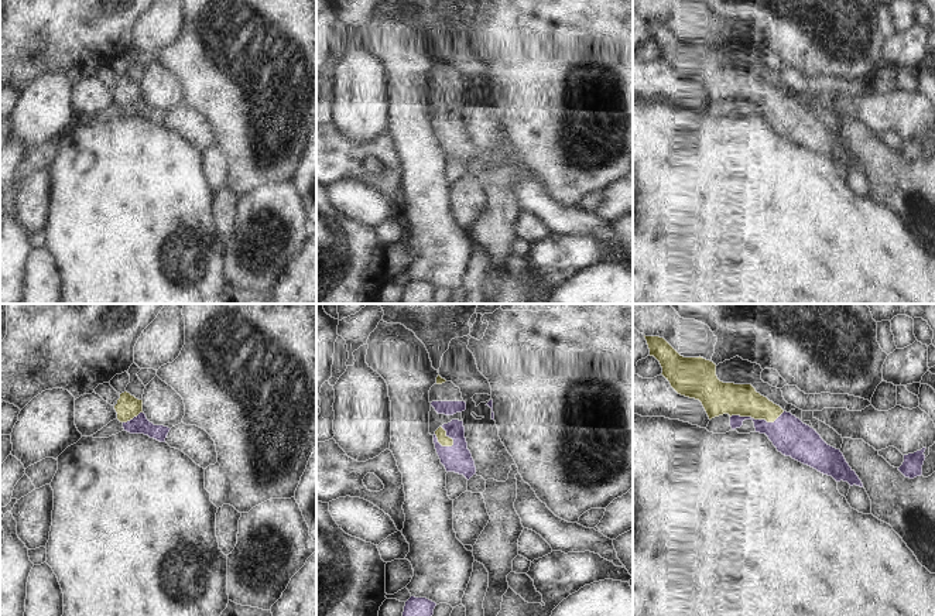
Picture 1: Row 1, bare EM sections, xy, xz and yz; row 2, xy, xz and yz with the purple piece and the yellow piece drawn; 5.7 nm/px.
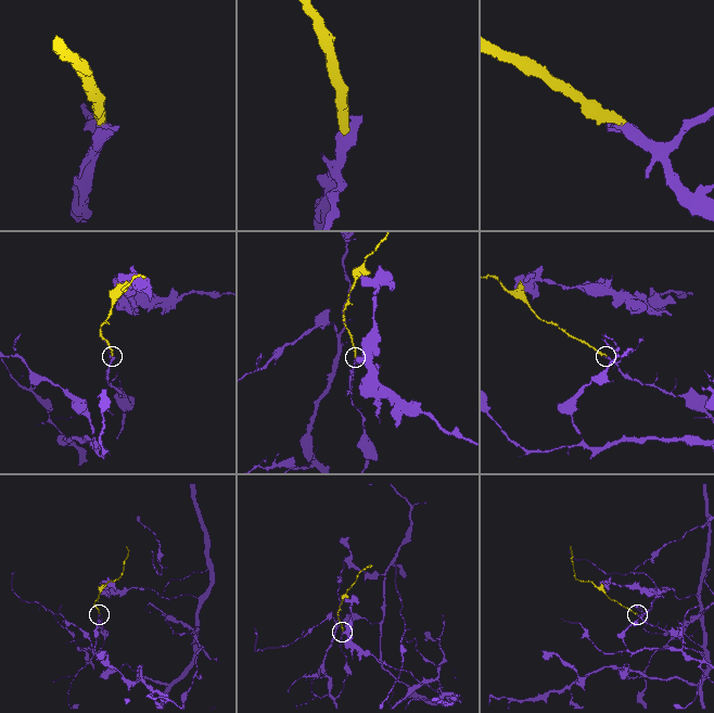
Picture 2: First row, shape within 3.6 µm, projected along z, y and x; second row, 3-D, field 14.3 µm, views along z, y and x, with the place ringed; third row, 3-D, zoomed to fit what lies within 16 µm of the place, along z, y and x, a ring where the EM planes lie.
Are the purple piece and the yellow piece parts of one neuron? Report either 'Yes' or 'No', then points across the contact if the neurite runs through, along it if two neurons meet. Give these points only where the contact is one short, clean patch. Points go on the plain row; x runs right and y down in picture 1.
Yes. Path across: yz (790, 119), (773, 105), (757, 103), (737, 84), (719, 82).

